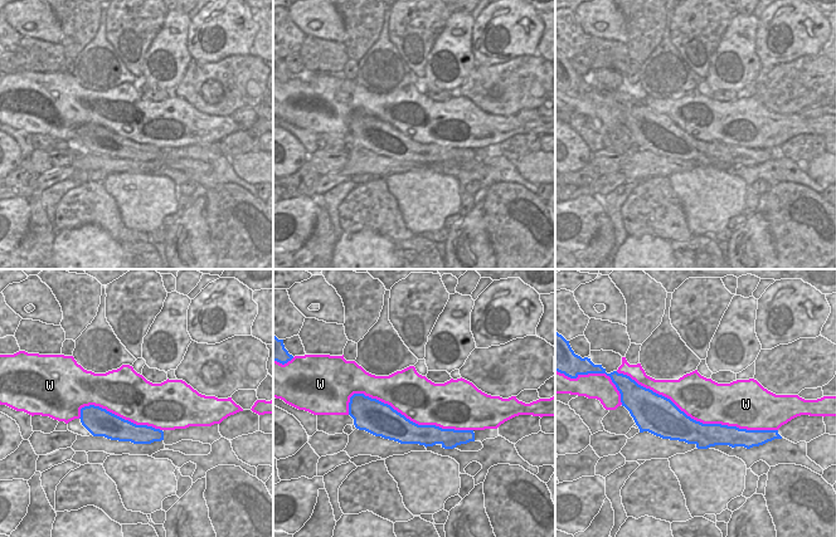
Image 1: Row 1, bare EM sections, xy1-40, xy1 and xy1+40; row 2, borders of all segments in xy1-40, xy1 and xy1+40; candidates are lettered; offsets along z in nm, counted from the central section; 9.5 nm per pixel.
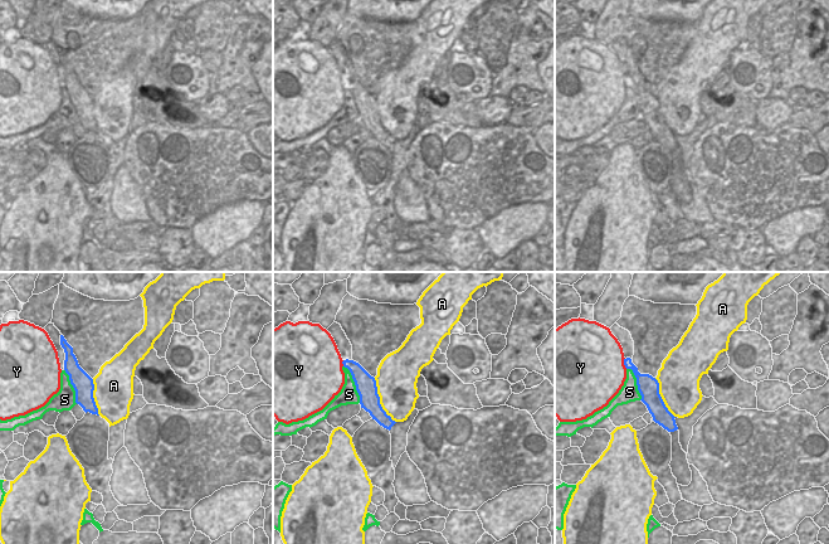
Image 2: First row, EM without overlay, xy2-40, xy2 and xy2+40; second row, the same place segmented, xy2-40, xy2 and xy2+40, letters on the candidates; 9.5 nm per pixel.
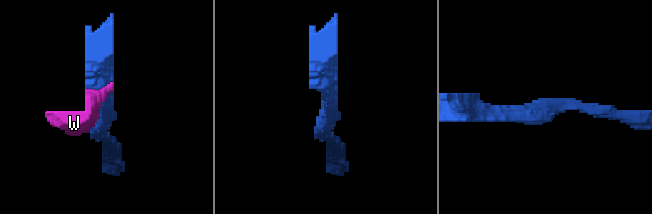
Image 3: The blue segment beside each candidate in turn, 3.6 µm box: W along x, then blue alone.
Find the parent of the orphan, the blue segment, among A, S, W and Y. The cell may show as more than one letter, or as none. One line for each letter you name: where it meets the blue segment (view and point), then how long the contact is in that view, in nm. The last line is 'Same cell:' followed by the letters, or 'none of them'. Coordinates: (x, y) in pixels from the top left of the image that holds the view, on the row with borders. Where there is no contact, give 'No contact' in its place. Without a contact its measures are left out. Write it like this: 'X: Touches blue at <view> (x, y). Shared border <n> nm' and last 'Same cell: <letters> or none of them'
Same cell: none of them

